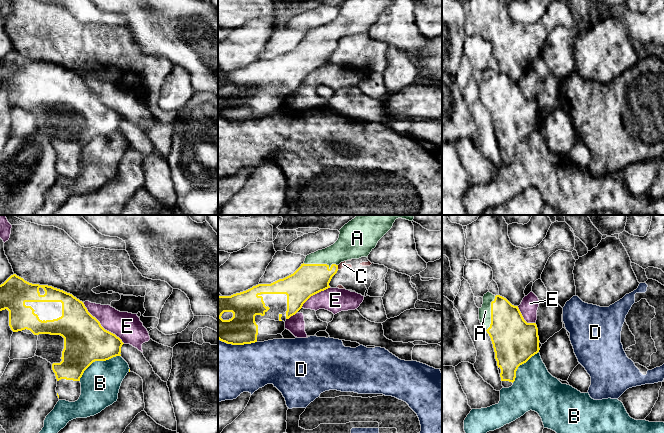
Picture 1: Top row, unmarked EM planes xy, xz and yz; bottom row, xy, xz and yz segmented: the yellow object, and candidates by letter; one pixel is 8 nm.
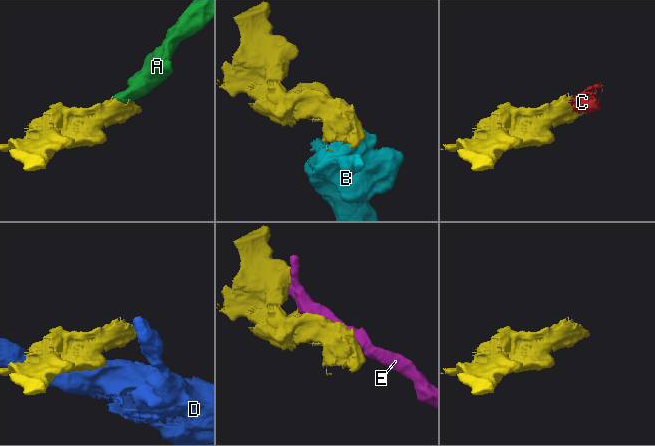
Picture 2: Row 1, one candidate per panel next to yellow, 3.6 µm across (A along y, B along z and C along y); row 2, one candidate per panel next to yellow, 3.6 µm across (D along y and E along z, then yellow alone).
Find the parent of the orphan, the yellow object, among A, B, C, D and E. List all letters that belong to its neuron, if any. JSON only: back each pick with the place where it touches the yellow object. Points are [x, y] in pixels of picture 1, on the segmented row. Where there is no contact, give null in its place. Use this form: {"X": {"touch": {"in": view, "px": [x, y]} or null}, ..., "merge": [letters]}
{"A": {"touch": {"in": "xz", "px": [320, 264]}}, "merge": ["A"]}

